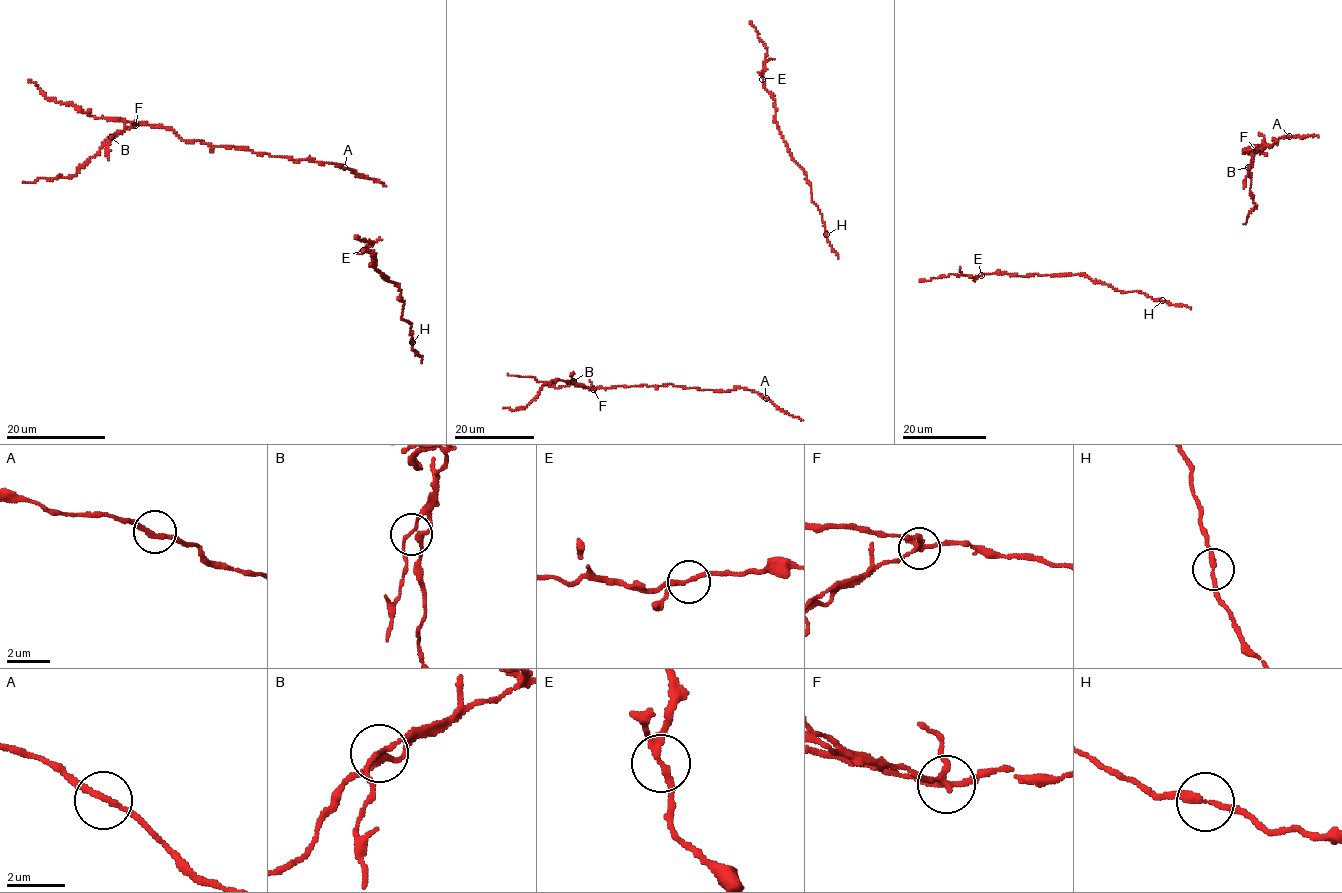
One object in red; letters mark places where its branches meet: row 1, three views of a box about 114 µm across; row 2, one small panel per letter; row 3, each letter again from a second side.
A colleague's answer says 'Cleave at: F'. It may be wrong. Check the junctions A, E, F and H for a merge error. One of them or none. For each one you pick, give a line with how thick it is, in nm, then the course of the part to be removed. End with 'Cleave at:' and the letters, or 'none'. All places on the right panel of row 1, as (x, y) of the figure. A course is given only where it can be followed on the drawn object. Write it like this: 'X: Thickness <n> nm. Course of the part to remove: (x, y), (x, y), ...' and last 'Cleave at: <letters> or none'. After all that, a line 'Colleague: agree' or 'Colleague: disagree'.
F: Thickness 190 nm. Course of the part to remove: (1256, 150), (1249, 191), (1255, 205), (1244, 223)
Cleave at: F
Colleague: agree

